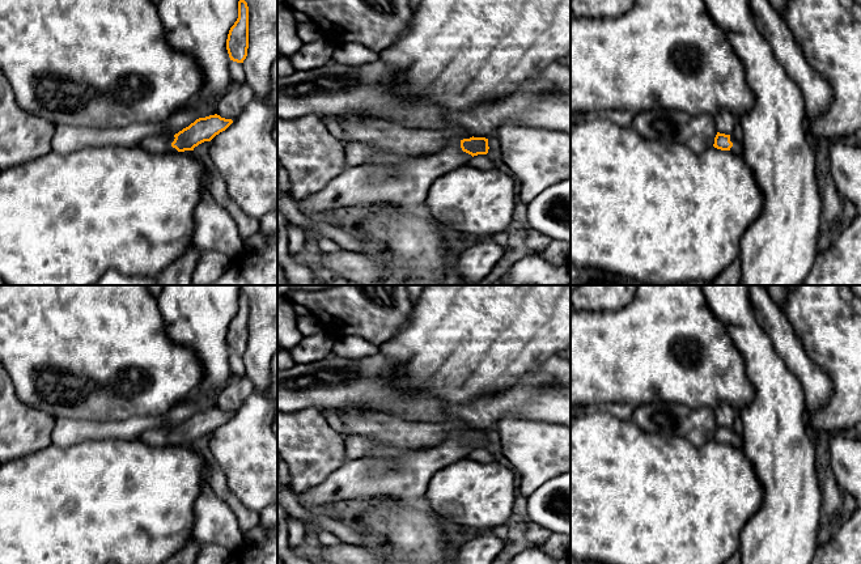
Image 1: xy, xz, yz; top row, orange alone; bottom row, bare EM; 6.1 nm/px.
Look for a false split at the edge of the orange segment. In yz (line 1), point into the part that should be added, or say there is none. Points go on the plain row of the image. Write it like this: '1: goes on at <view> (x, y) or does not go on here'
1: goes on at yz (737, 441)

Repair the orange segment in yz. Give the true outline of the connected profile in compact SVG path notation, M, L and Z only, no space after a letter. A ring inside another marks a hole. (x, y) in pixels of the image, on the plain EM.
M717 425L713 440L721 444L730 444L731 446L735 446L738 449L742 449L743 446L742 437L738 436L733 428Z

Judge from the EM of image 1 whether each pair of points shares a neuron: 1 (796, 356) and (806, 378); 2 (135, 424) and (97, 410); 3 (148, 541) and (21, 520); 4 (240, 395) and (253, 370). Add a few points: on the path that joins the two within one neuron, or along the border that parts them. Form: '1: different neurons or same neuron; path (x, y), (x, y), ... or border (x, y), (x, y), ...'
1: same neuron; path (797, 361), (806, 373)
2: different neurons; border (153, 415), (135, 415), (123, 420), (92, 420)
3: same neuron; path (117, 520), (52, 520)
4: different neurons; border (246, 376), (254, 387)

